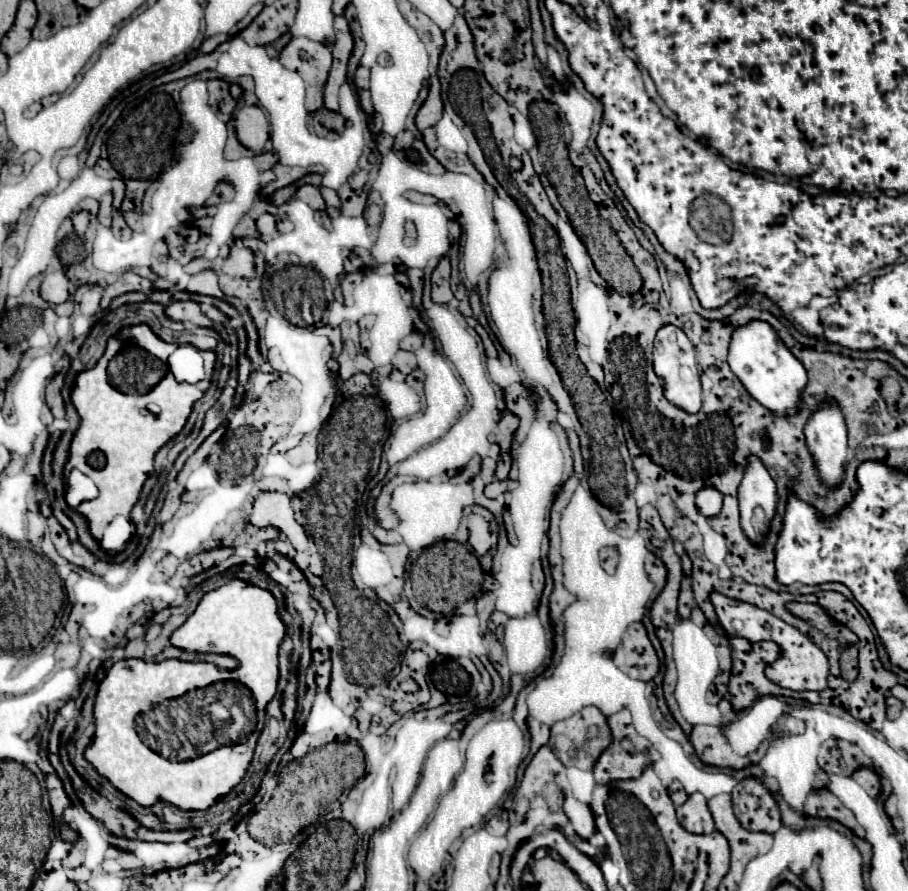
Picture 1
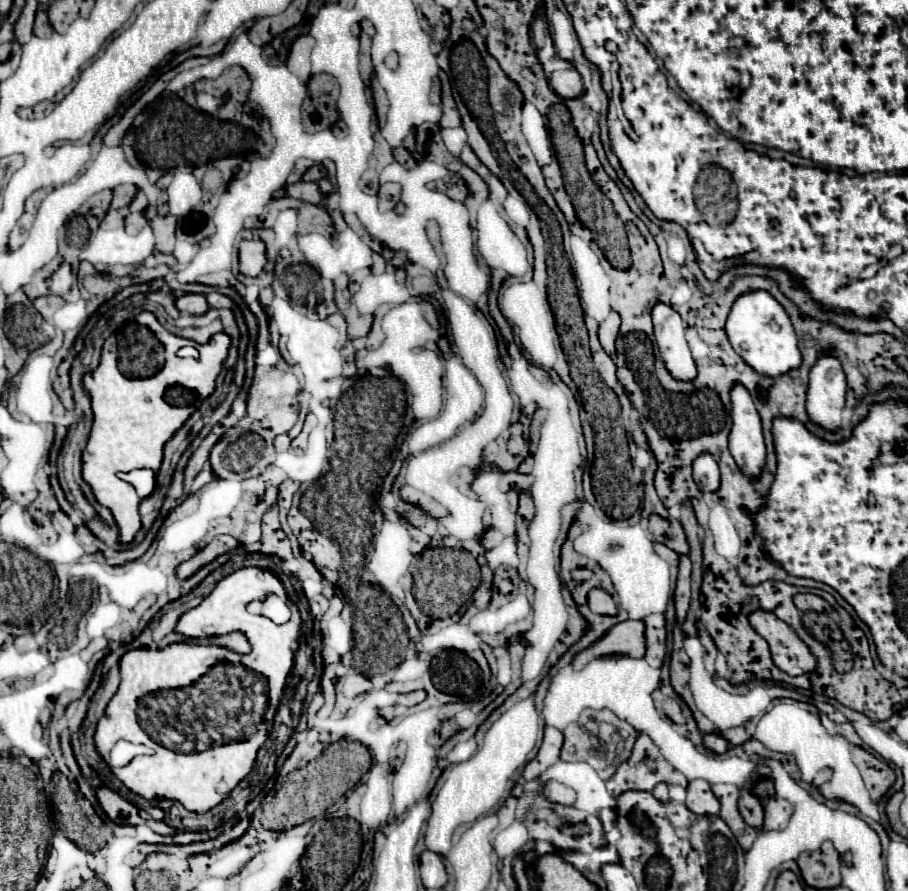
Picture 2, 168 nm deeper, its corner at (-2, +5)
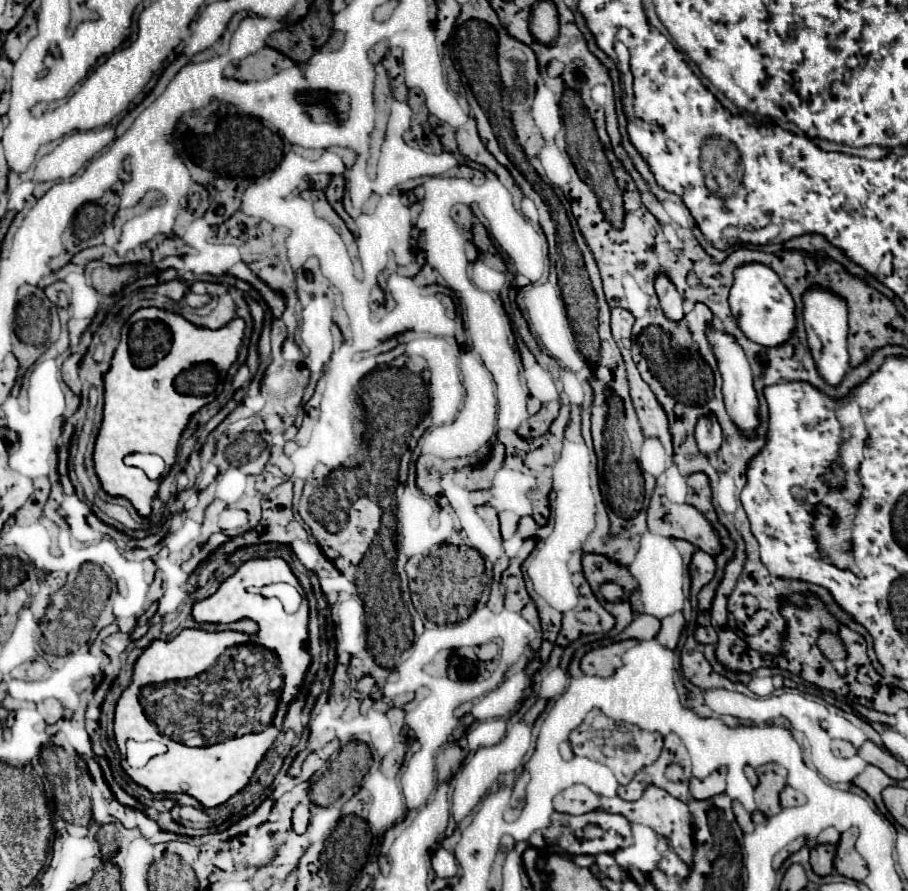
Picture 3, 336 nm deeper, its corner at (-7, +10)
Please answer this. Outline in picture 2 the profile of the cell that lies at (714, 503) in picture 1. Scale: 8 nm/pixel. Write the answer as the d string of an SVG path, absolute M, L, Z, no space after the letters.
M700 455L694 461L694 481L698 489L706 495L716 493L720 489L720 471L718 463L712 455Z

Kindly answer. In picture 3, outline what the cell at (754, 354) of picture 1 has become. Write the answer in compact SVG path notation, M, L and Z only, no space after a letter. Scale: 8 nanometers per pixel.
M749 262L741 264L733 272L733 286L729 292L729 304L733 314L737 314L737 322L745 336L757 344L763 346L779 346L787 342L795 328L795 304L785 288L785 284L779 280L779 276L765 264Z

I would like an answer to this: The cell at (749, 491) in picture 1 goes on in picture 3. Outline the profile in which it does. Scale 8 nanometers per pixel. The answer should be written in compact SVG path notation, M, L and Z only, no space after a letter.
M711 324L707 328L707 340L709 340L709 346L711 346L713 354L715 354L719 374L723 378L723 400L725 400L727 414L733 418L733 422L747 436L753 436L755 428L759 426L759 416L757 416L757 394L755 394L755 388L753 388L753 378L751 378L751 368L749 368L747 356L743 352L743 348L737 344L735 336L715 328L715 324Z

